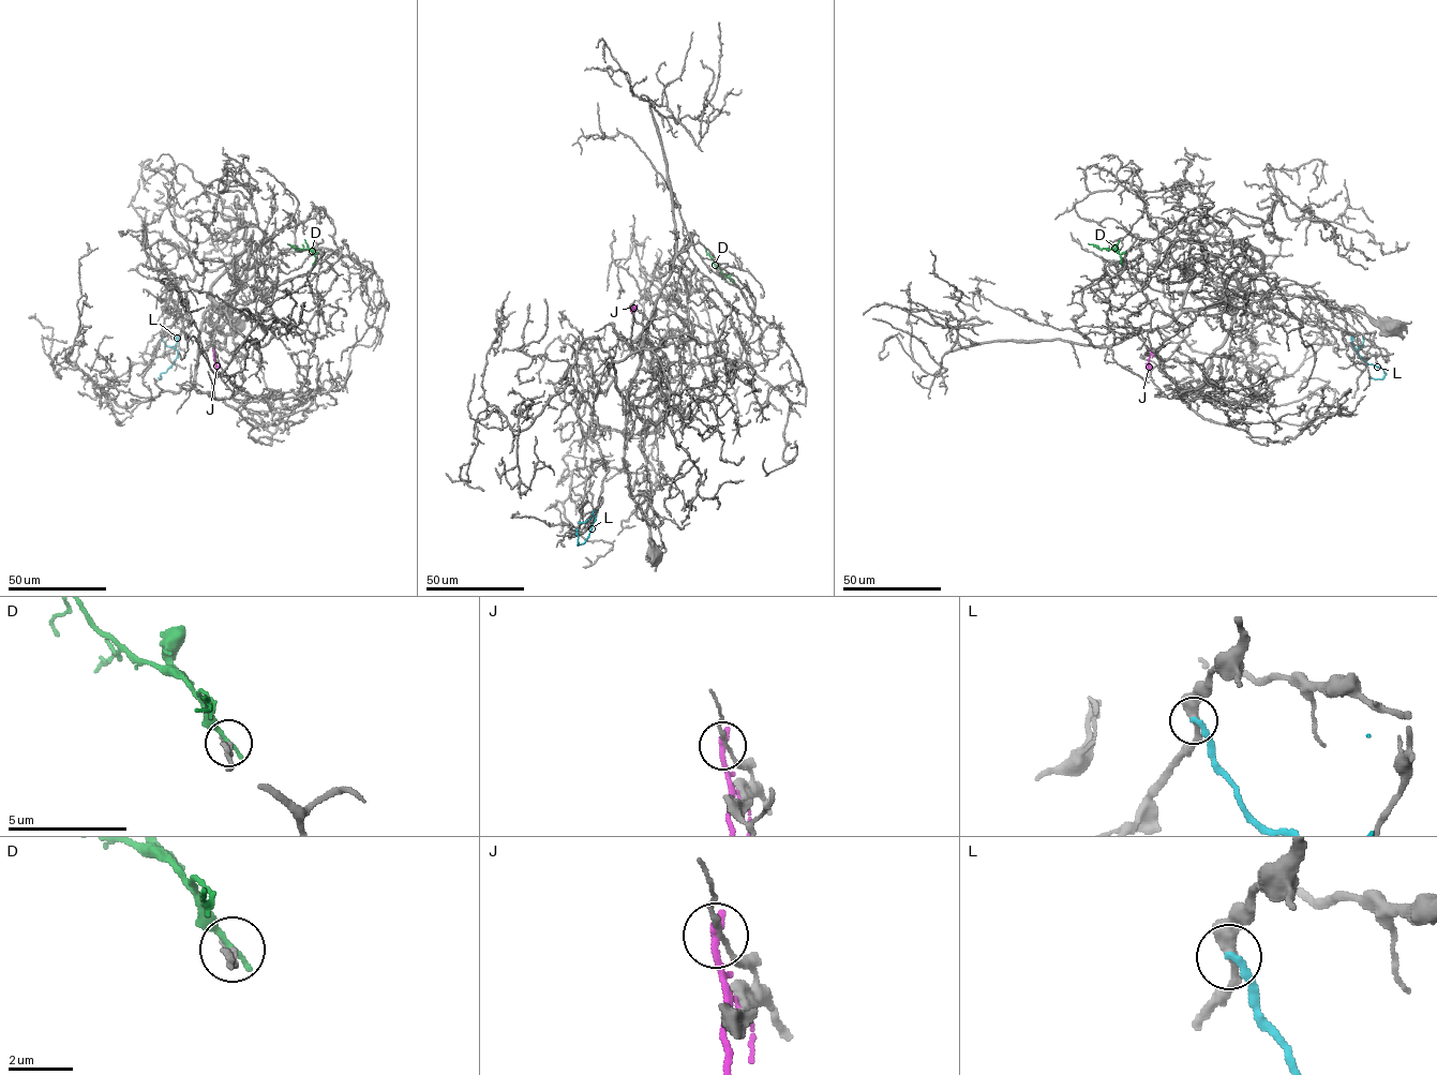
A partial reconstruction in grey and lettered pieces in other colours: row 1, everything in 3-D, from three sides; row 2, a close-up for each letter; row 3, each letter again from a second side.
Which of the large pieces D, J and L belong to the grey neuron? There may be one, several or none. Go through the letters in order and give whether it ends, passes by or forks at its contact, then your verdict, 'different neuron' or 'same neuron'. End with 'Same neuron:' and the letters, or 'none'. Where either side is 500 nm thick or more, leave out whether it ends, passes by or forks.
D: it ends there; different neuron
J: it ends there; different neuron
L: it ends there; different neuron
Same neuron: none

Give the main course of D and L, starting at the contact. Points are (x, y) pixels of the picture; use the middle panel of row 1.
D: (734, 283), (705, 248)
L: (578, 522), (595, 517), (584, 543), (578, 545), (575, 529)

